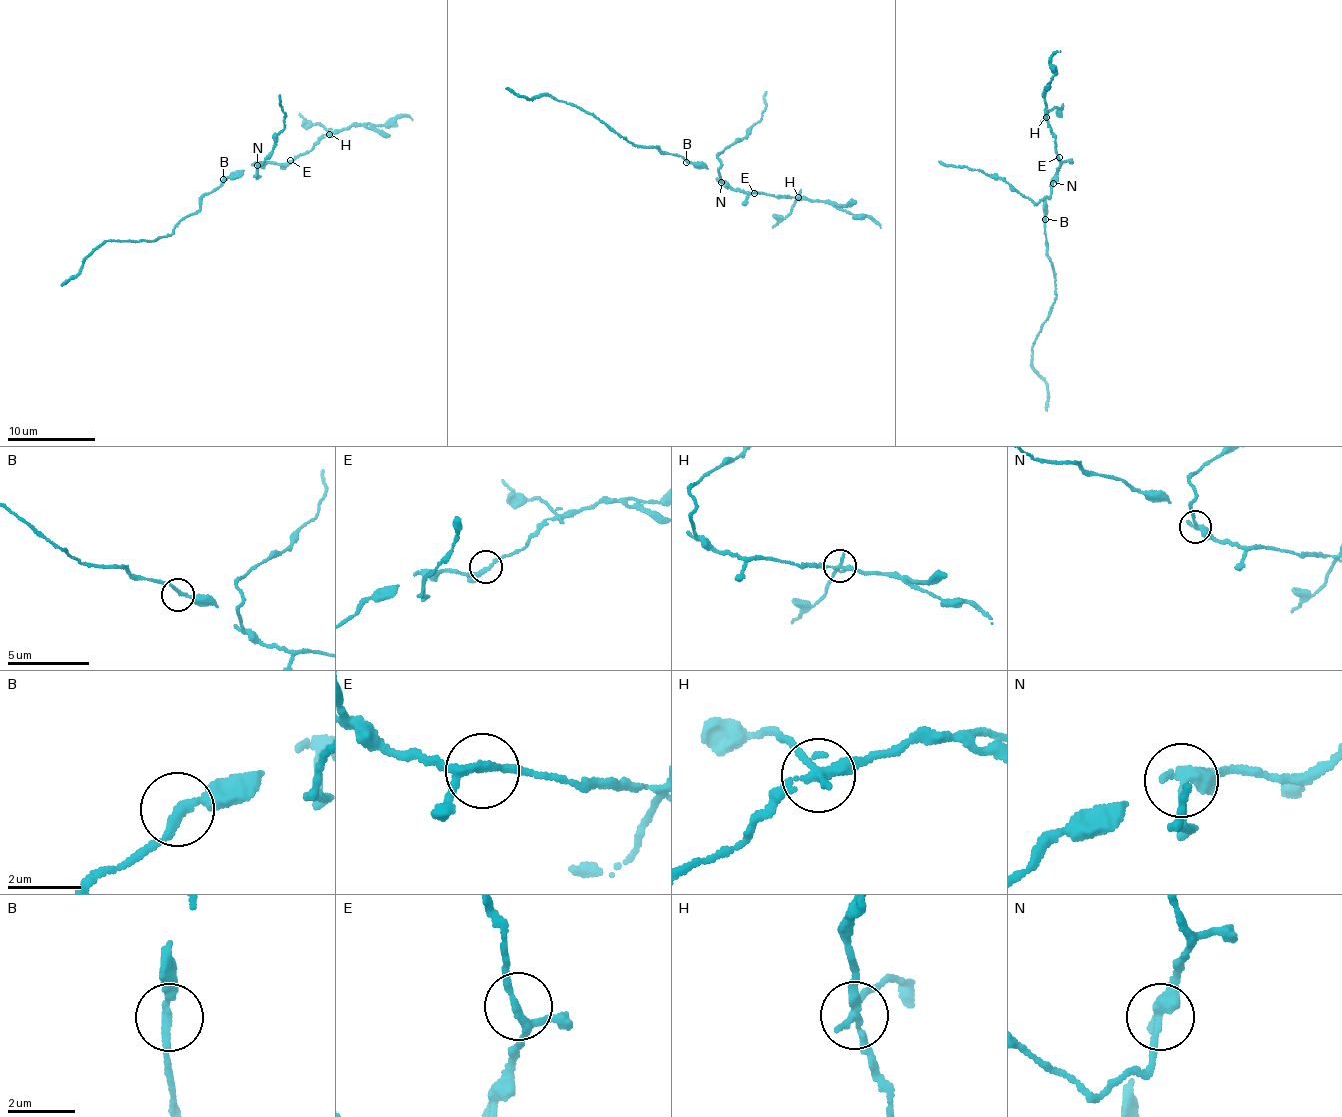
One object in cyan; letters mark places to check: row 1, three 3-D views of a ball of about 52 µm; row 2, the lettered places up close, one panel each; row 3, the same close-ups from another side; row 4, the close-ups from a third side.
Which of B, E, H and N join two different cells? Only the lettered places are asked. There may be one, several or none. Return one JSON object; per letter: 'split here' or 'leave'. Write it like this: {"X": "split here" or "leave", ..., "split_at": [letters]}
{"B": "leave", "E": "leave", "H": "split here", "N": "split here", "split_at": ["H", "N"]}

